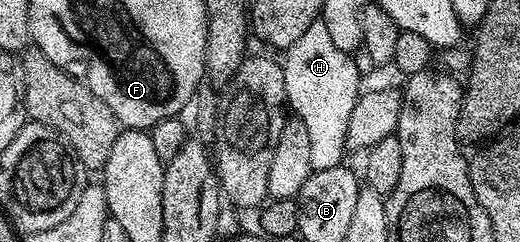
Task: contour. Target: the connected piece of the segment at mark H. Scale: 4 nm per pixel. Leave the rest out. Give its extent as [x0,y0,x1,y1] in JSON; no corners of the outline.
[283,19,362,171]

